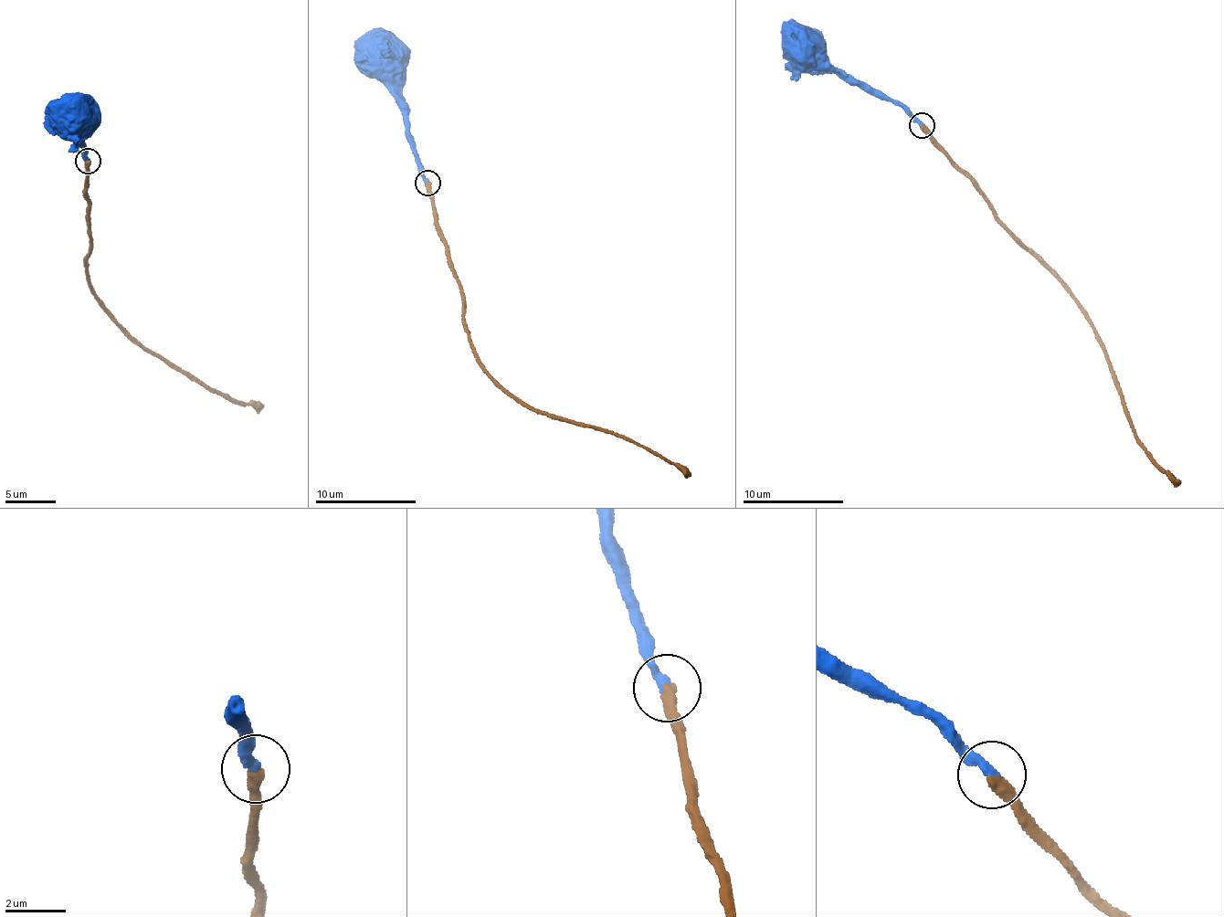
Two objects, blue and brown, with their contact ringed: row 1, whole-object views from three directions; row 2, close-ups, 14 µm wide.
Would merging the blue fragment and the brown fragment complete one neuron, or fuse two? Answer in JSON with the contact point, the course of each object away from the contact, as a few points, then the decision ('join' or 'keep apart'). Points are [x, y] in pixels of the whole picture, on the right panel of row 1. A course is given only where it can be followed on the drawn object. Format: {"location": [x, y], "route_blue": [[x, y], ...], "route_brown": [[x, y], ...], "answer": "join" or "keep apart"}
{"location": [922, 125], "route_blue": [[921, 125], [900, 105], [854, 86], [840, 73], [806, 72], [794, 59], [796, 52]], "route_brown": [[921, 125], [932, 142], [973, 183], [993, 216], [1065, 290], [1108, 360], [1135, 437], [1162, 469], [1180, 482]], "answer": "join"}

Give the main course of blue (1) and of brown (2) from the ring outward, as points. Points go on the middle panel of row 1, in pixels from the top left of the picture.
1: (427, 183), (416, 158), (408, 109), (401, 94), (400, 58), (389, 47), (385, 47)
2: (427, 183), (437, 234), (461, 289), (468, 337), (479, 362), (510, 395), (536, 409), (626, 436), (691, 476)

